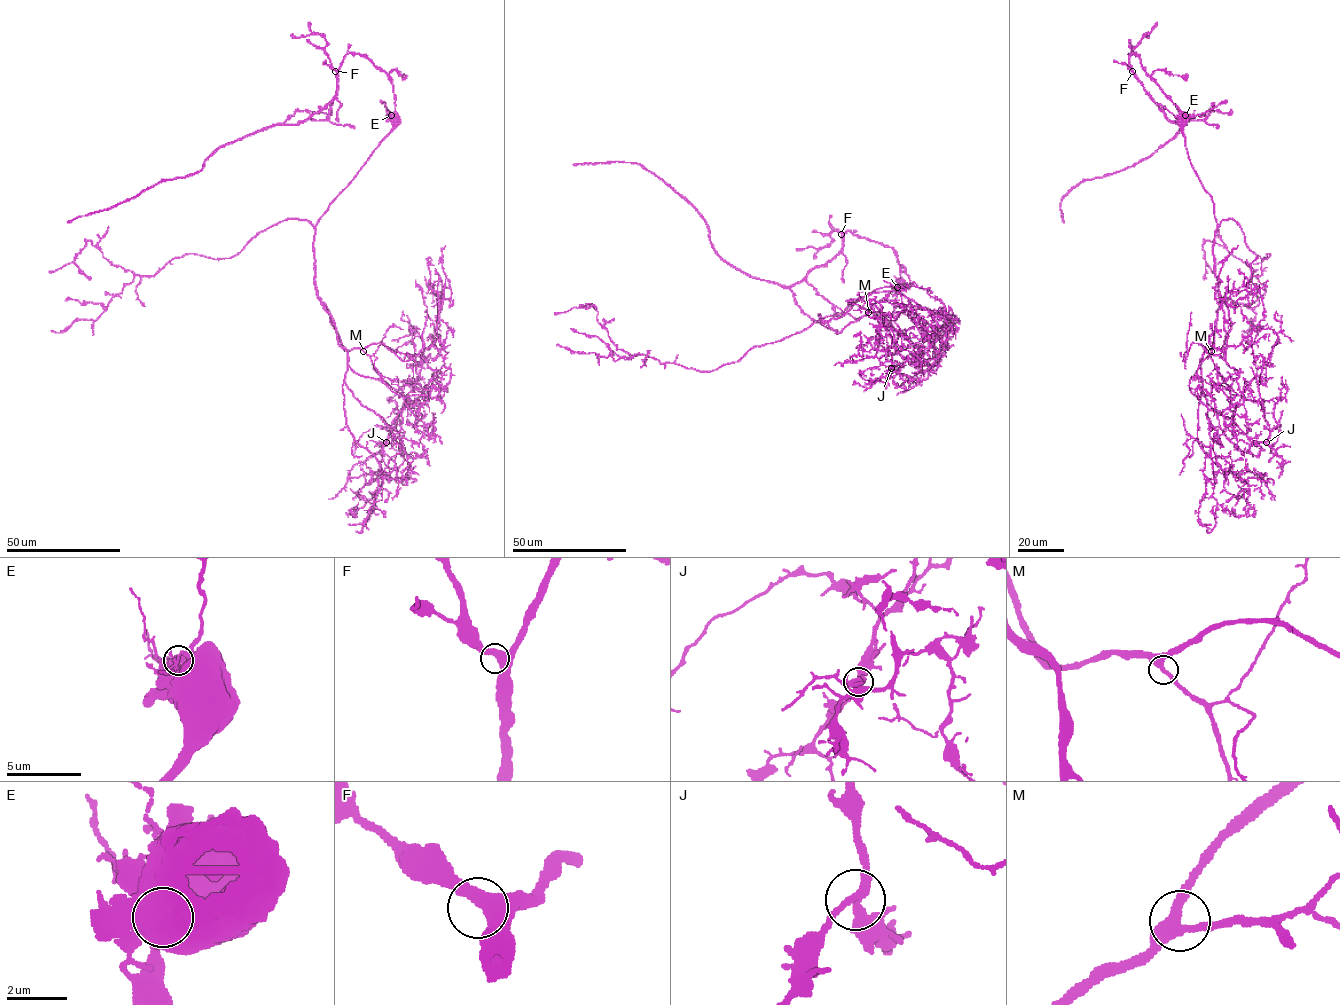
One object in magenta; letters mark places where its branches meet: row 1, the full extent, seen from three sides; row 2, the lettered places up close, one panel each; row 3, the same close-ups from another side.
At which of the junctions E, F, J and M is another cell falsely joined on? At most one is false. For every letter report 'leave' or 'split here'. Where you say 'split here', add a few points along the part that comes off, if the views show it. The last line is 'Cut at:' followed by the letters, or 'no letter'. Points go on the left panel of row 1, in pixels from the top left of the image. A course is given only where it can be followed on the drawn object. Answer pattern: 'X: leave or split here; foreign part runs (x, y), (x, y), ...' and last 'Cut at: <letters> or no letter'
E: split here; foreign part runs (391, 114), (391, 78), (347, 53), (337, 94), (304, 122), (250, 133), (197, 172), (67, 223)
F: leave
J: leave
M: leave
Cut at: E

